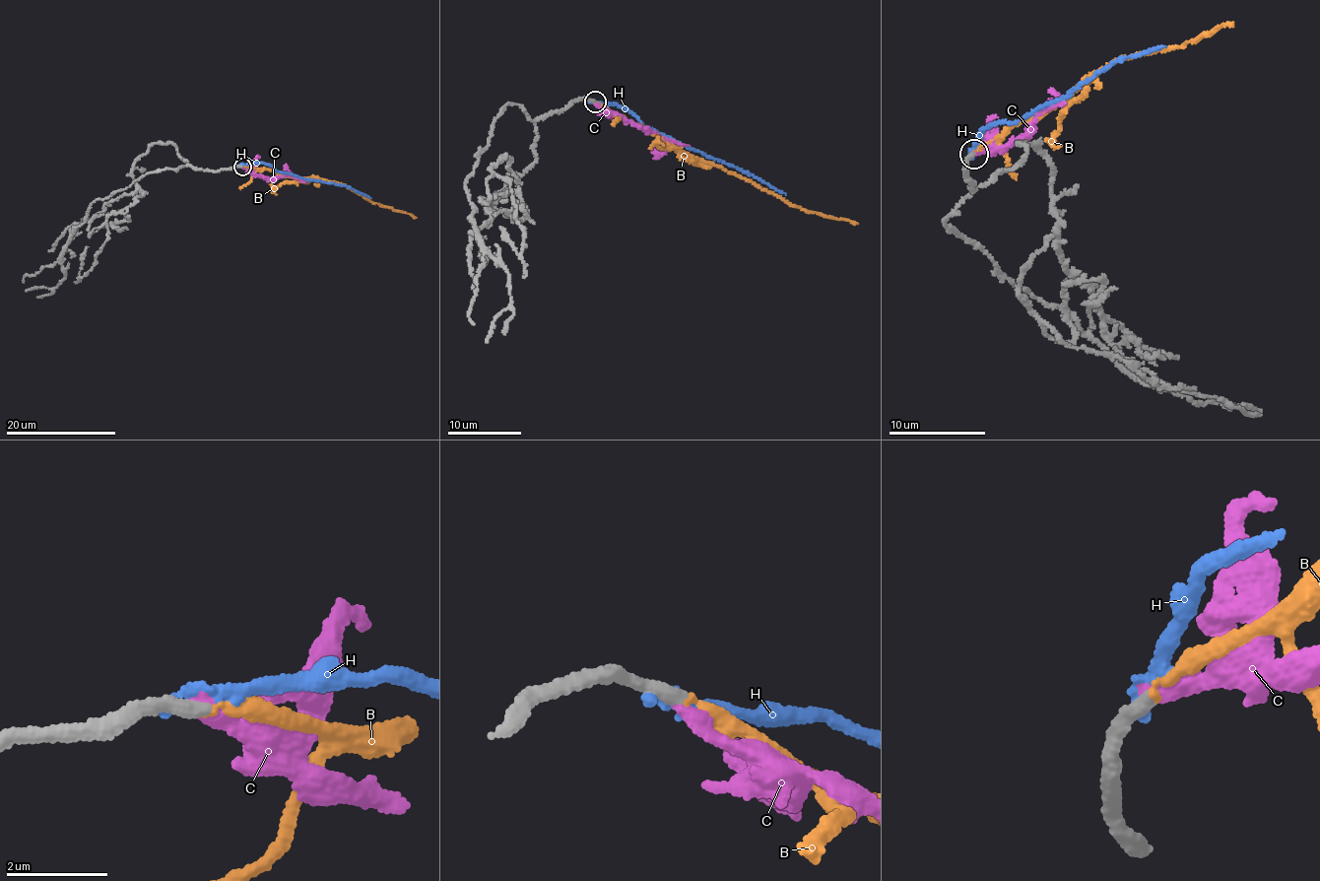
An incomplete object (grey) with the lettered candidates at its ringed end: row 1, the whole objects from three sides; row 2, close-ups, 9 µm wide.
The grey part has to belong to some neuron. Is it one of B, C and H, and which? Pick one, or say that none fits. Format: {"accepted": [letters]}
{"accepted": ["B"]}

